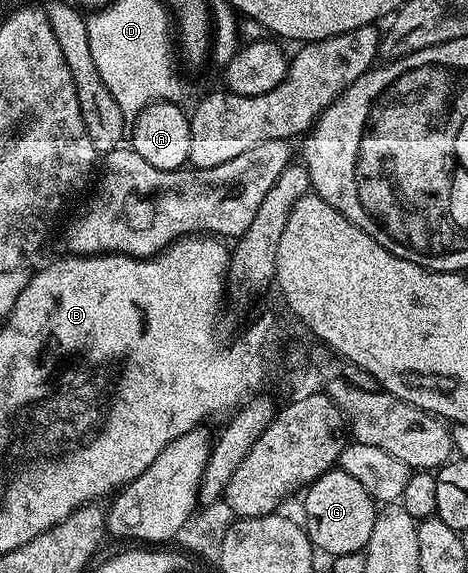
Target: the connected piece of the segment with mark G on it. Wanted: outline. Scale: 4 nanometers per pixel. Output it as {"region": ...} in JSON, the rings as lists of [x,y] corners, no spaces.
{"region":[[[339,468],[328,470],[310,482],[304,494],[305,535],[320,553],[322,550],[326,556],[332,556],[343,552],[364,551],[371,537],[371,528],[374,527],[379,506],[355,476],[347,476],[347,472]]]}

